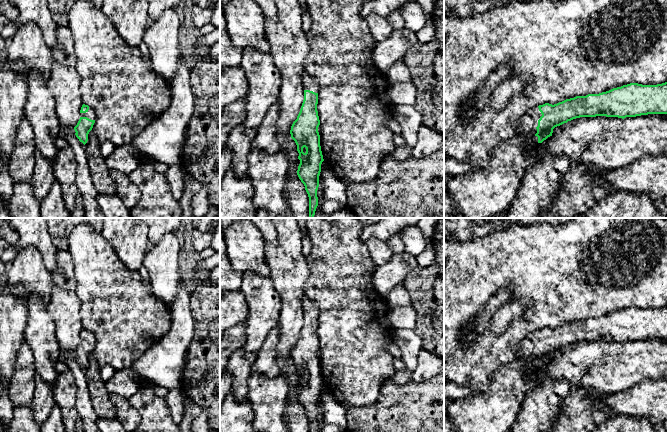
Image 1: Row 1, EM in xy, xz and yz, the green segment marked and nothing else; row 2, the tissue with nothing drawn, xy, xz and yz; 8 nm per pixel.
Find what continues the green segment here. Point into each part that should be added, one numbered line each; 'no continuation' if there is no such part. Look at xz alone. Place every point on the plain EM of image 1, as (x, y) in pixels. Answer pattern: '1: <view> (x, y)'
1: xz (309, 307)

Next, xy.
1: xy (90, 338)

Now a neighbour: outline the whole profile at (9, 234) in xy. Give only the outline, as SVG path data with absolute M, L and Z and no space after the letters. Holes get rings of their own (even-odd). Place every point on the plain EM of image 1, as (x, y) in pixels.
M0 219L0 236L8 243L18 247L19 236L17 231L11 227L8 221L3 219Z

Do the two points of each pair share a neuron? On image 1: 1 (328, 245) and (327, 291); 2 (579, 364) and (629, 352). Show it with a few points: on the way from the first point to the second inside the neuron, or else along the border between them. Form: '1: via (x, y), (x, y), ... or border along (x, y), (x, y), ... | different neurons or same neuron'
1: via (328, 256), (328, 280) | same neuron
2: via (591, 364), (617, 361) | same neuron

